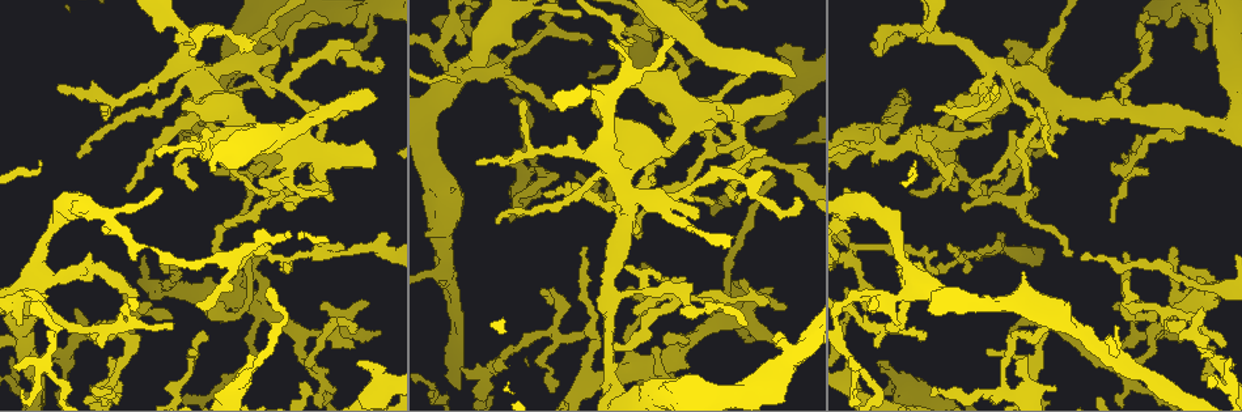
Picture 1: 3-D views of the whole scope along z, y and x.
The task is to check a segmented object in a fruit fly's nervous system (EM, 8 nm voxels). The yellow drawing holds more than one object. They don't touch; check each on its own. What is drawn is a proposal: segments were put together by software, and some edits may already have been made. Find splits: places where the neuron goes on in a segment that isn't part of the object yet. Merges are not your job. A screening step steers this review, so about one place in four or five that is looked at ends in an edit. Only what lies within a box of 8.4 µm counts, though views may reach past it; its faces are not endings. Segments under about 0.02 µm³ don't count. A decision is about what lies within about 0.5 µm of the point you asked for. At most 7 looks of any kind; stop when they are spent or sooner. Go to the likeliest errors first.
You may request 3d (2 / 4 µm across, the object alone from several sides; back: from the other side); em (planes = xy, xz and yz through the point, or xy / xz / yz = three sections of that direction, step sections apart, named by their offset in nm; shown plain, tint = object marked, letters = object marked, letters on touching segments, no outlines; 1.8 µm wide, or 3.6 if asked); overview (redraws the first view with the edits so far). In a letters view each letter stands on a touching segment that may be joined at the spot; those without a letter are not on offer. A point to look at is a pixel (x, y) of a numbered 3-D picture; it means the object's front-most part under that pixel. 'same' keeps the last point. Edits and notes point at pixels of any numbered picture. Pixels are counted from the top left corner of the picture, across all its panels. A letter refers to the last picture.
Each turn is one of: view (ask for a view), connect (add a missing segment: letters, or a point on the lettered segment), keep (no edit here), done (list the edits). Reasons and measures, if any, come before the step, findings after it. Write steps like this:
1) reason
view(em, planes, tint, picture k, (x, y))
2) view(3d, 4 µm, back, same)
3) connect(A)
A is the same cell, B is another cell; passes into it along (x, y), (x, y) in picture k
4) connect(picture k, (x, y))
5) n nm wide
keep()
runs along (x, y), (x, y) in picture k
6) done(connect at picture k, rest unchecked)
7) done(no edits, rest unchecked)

end of a long branch
view(em, xy, step 8, tint, picture 1, (374, 95))

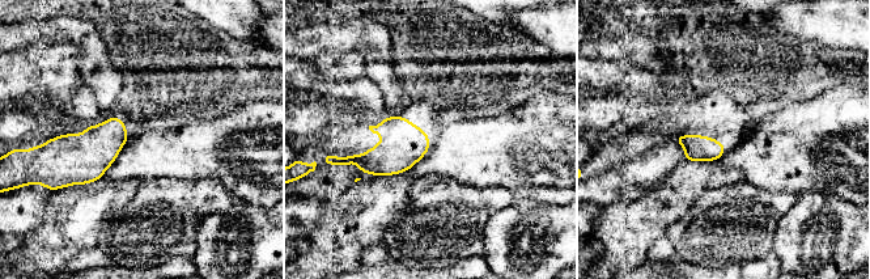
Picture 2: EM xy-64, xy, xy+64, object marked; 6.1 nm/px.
cut it another way
view(em, planes, letters, same)

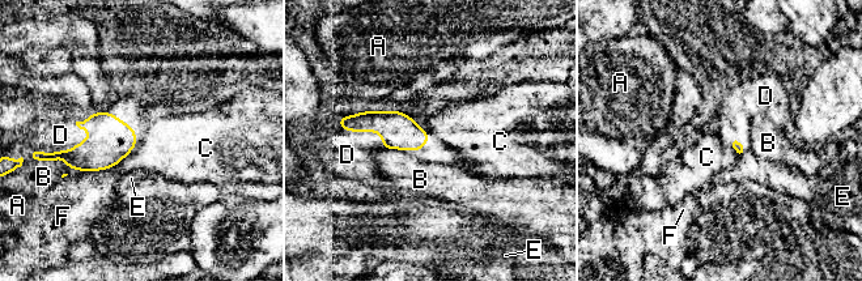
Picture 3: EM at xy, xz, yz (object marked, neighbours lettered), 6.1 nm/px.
connect(D)
D is the same cell, A, B, C, E and F are other cells; passes into it along (107, 144), (68, 149), (60, 135) in picture 3; it goes on there

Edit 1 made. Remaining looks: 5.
an open end
view(em, xz, step 8, letters, picture 1, (1125, 281))

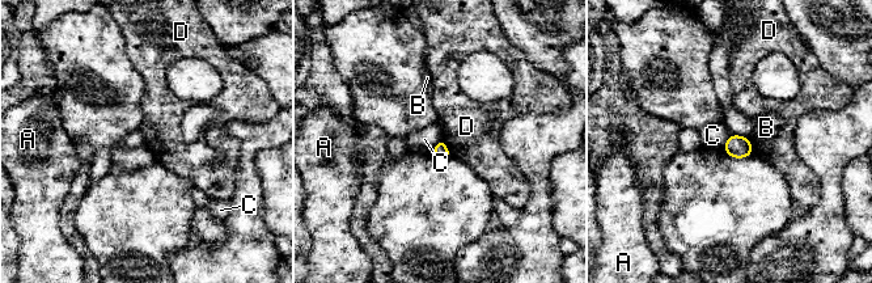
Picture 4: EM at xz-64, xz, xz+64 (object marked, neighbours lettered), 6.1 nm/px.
keep()
A, B, C and D are other cells; border along (440, 138), (430, 151) in picture 4; no lettered segment goes on from it

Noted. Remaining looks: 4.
view(3d, 4 µm, picture 1, (465, 43))

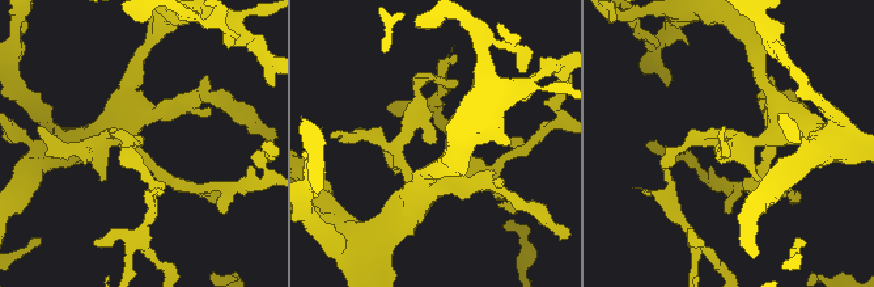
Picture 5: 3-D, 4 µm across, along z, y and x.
shape alone is not enough
view(em, planes, letters, picture 5, (436, 138))

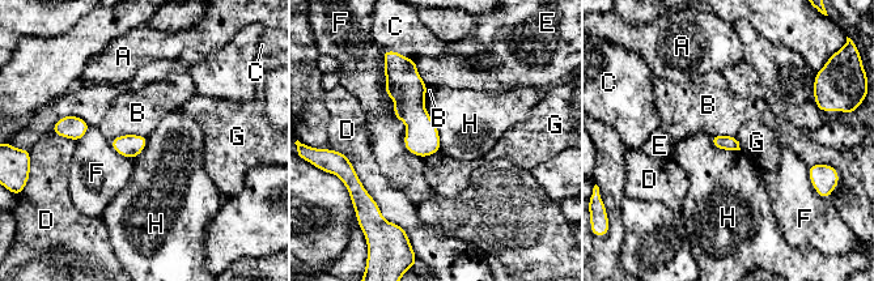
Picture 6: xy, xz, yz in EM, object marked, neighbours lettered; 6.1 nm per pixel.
F touches over 600 nm
keep()
A, B, C, D, E, F, G and H are other cells; border along (424, 102), (437, 128), (440, 150) in picture 6; none of them fits

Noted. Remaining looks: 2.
done(connect at picture 3, rest unchecked)

